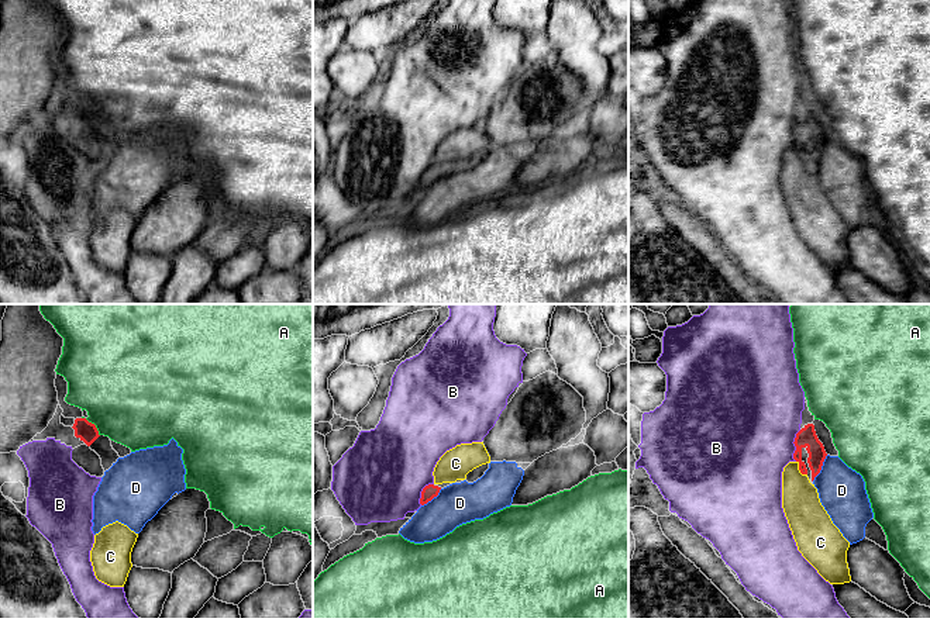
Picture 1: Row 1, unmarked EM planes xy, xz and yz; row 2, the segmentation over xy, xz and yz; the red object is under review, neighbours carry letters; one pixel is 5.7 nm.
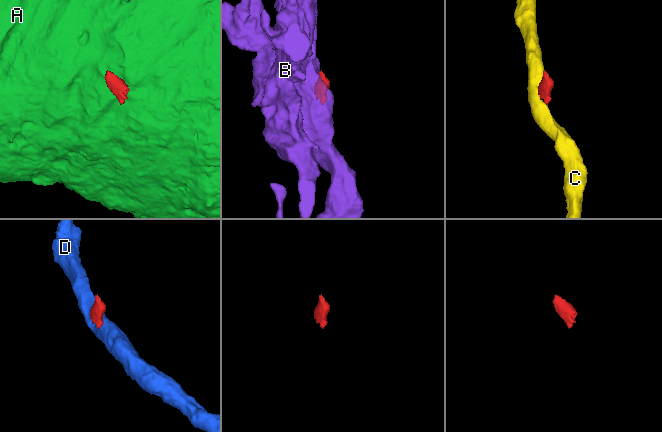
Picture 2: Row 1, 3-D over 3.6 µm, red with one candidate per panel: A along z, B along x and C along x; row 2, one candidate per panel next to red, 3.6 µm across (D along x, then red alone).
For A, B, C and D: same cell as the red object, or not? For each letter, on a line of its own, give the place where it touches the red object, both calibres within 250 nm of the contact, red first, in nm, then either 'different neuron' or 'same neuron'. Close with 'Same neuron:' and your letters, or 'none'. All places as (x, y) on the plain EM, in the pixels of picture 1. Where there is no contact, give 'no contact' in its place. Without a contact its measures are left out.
A: xy (93, 109) | 120/500 nm | different neuron
B: yz (795, 130) | 110/480 nm | different neuron
C: yz (799, 154) | 110/220 nm | different neuron
D: yz (820, 152) | 110/280 nm | different neuron
Same neuron: none

